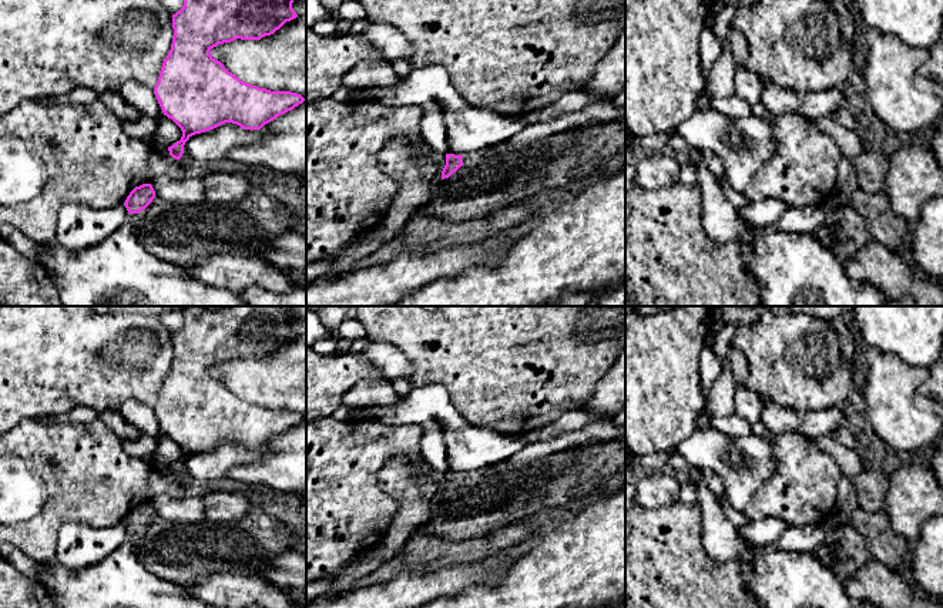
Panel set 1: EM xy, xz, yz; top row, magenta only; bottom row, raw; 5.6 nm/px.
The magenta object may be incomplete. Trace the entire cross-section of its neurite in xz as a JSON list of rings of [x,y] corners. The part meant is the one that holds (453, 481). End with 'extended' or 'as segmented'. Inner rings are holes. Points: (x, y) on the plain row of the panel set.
[[[446,473],[446,484],[442,490],[442,498],[449,497],[463,484],[462,476],[463,474]]] | as segmented

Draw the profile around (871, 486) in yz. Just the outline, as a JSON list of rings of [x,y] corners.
[[[863,468],[852,484],[858,496],[858,507],[865,511],[879,511],[885,508],[885,491],[889,484],[889,476]]]

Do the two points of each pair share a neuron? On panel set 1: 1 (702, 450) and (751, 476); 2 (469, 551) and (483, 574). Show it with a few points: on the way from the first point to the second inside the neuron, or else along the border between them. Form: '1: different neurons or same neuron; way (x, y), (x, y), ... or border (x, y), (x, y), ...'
1: same neuron; way (714, 456), (731, 470), (740, 473)
2: different neurons; border (502, 553), (479, 561), (443, 568)

